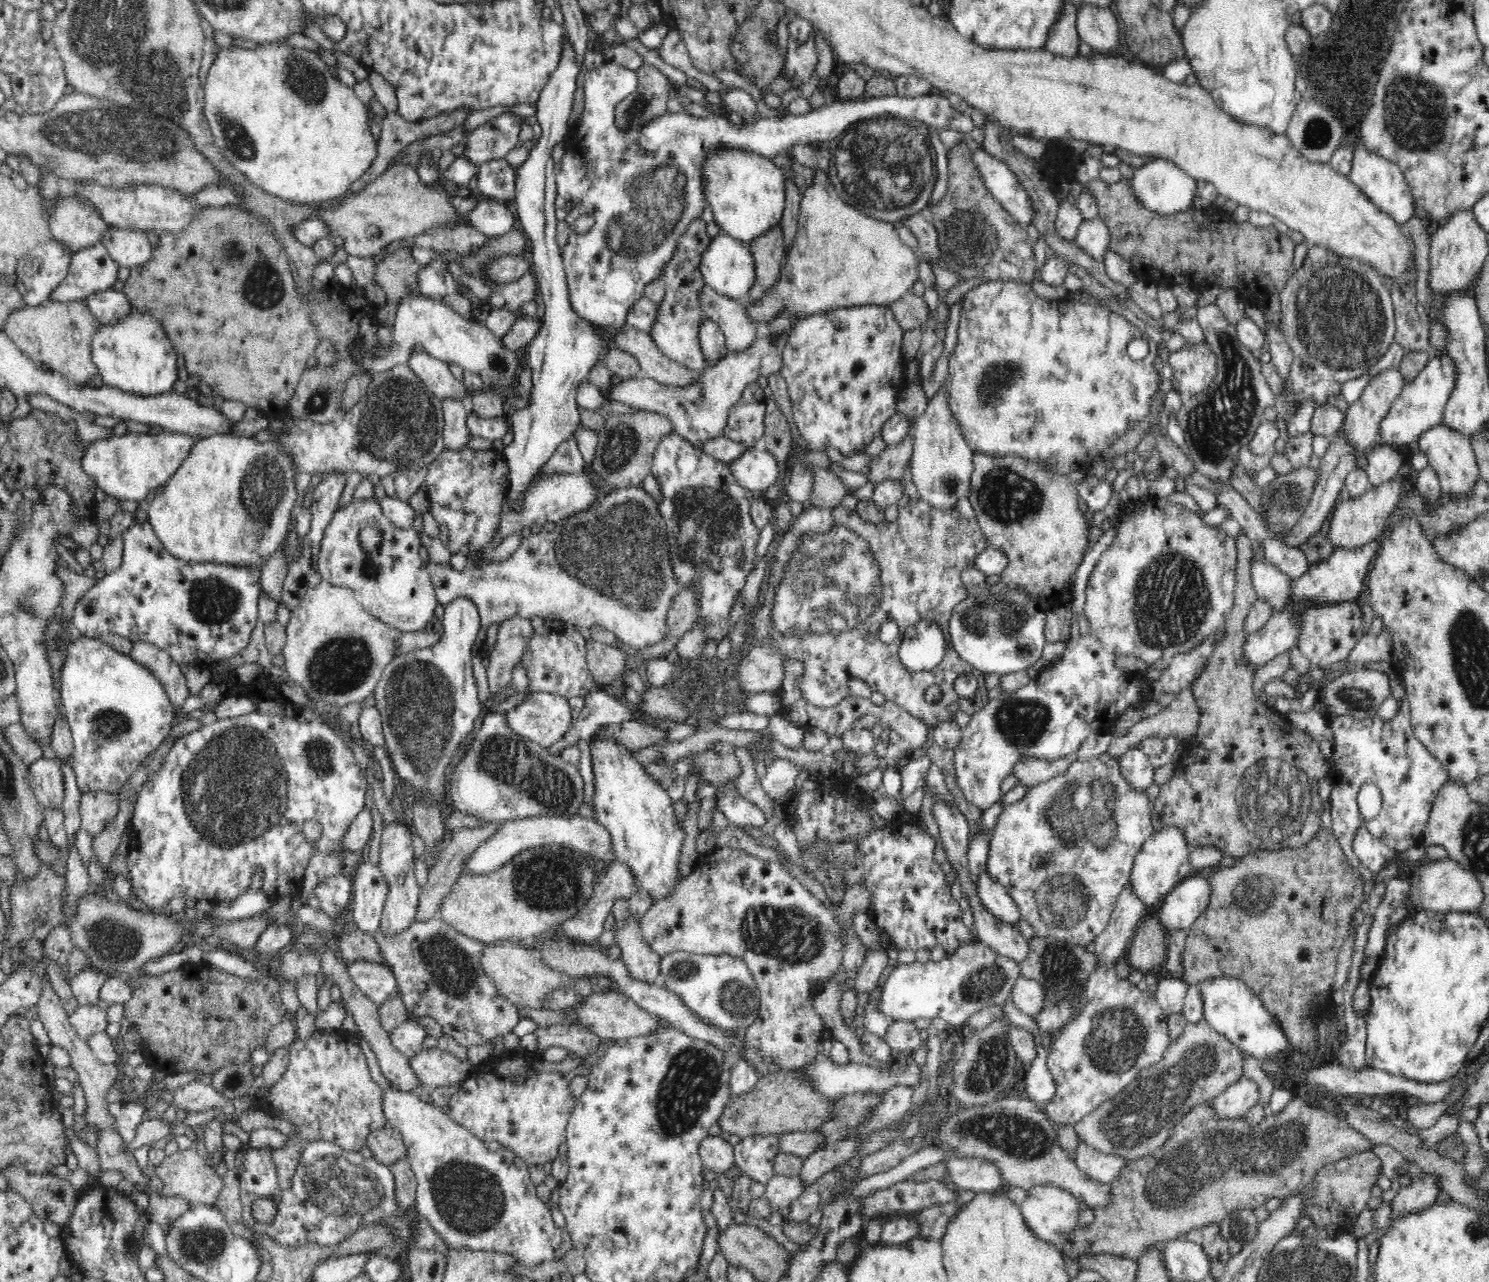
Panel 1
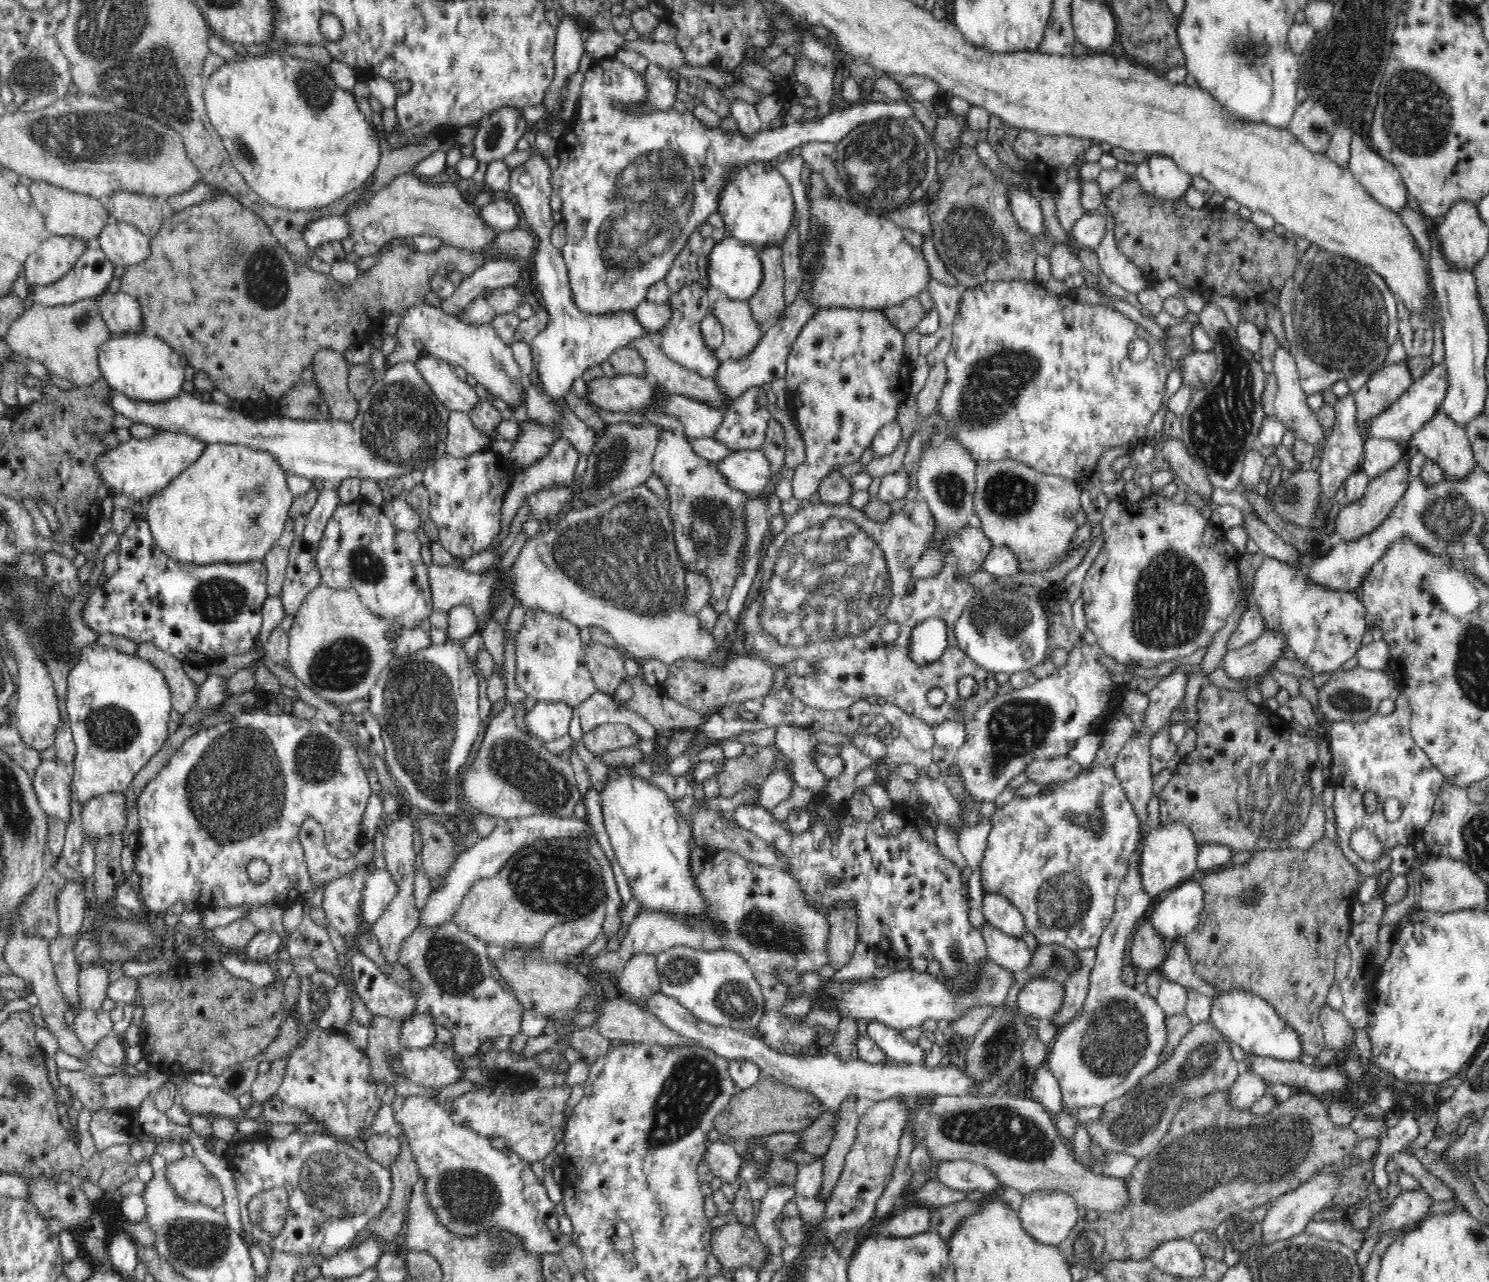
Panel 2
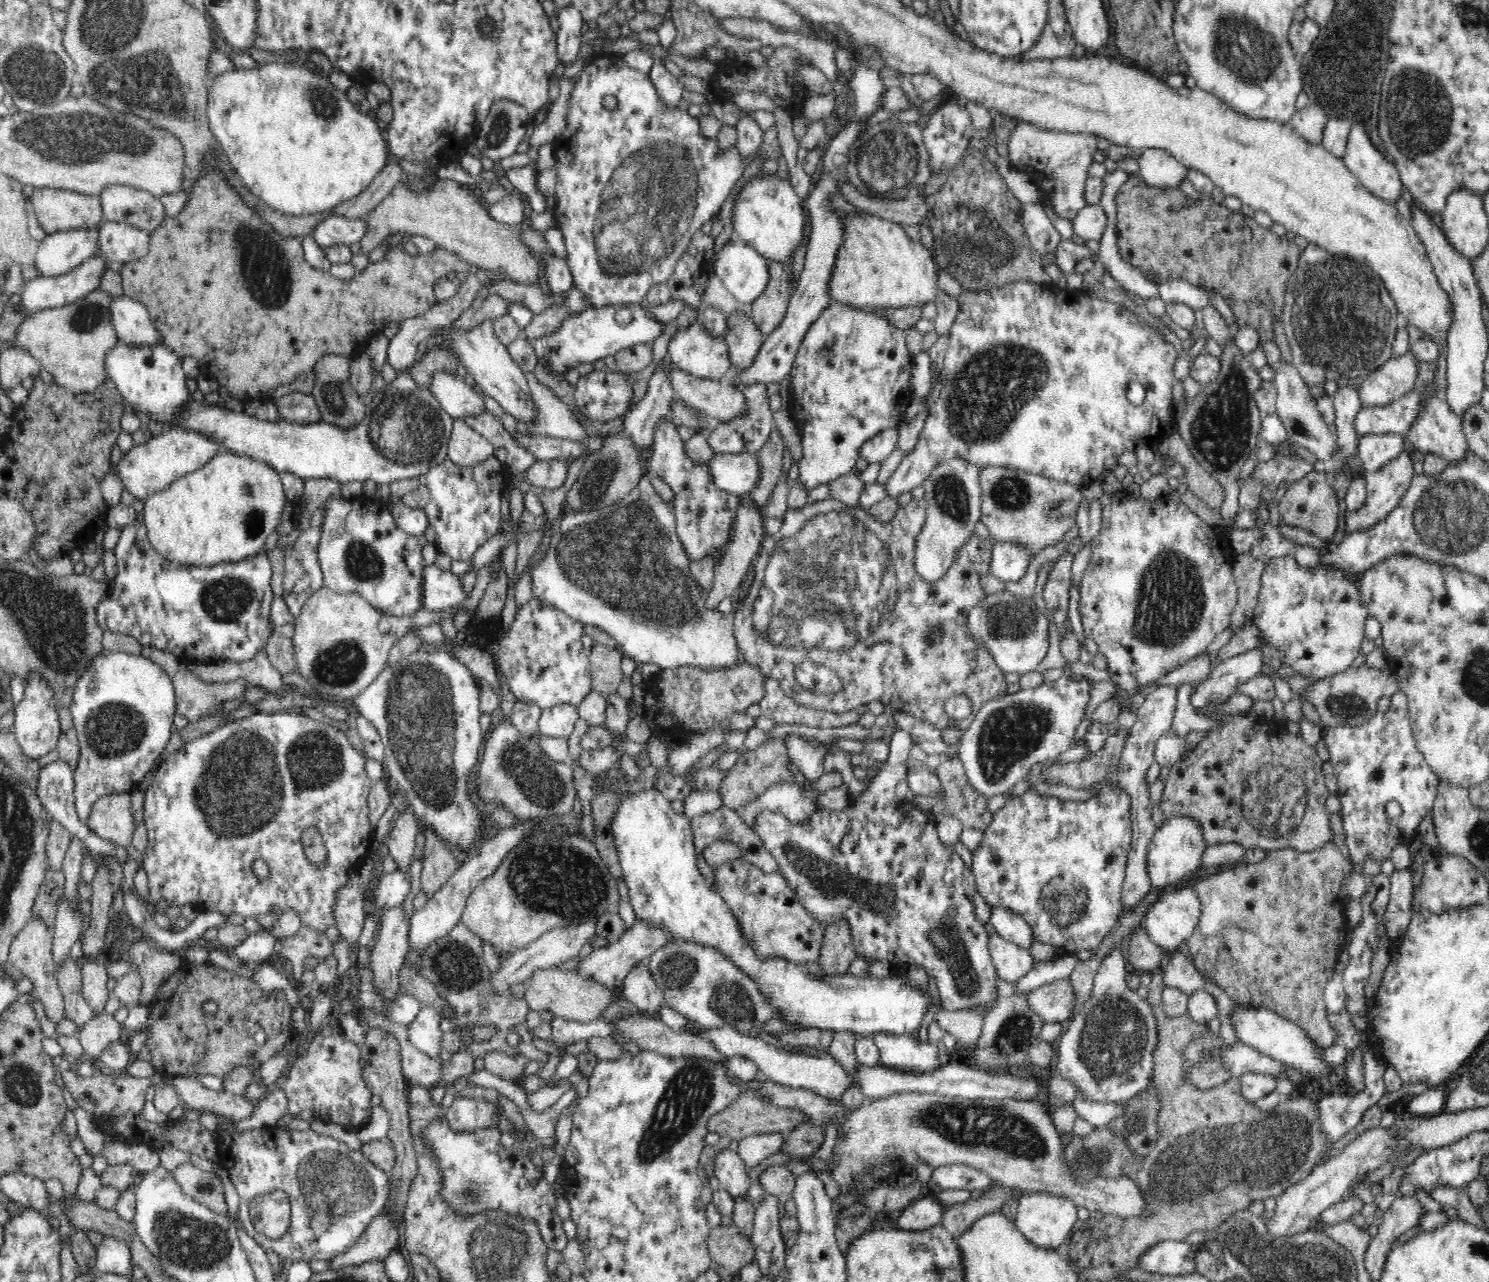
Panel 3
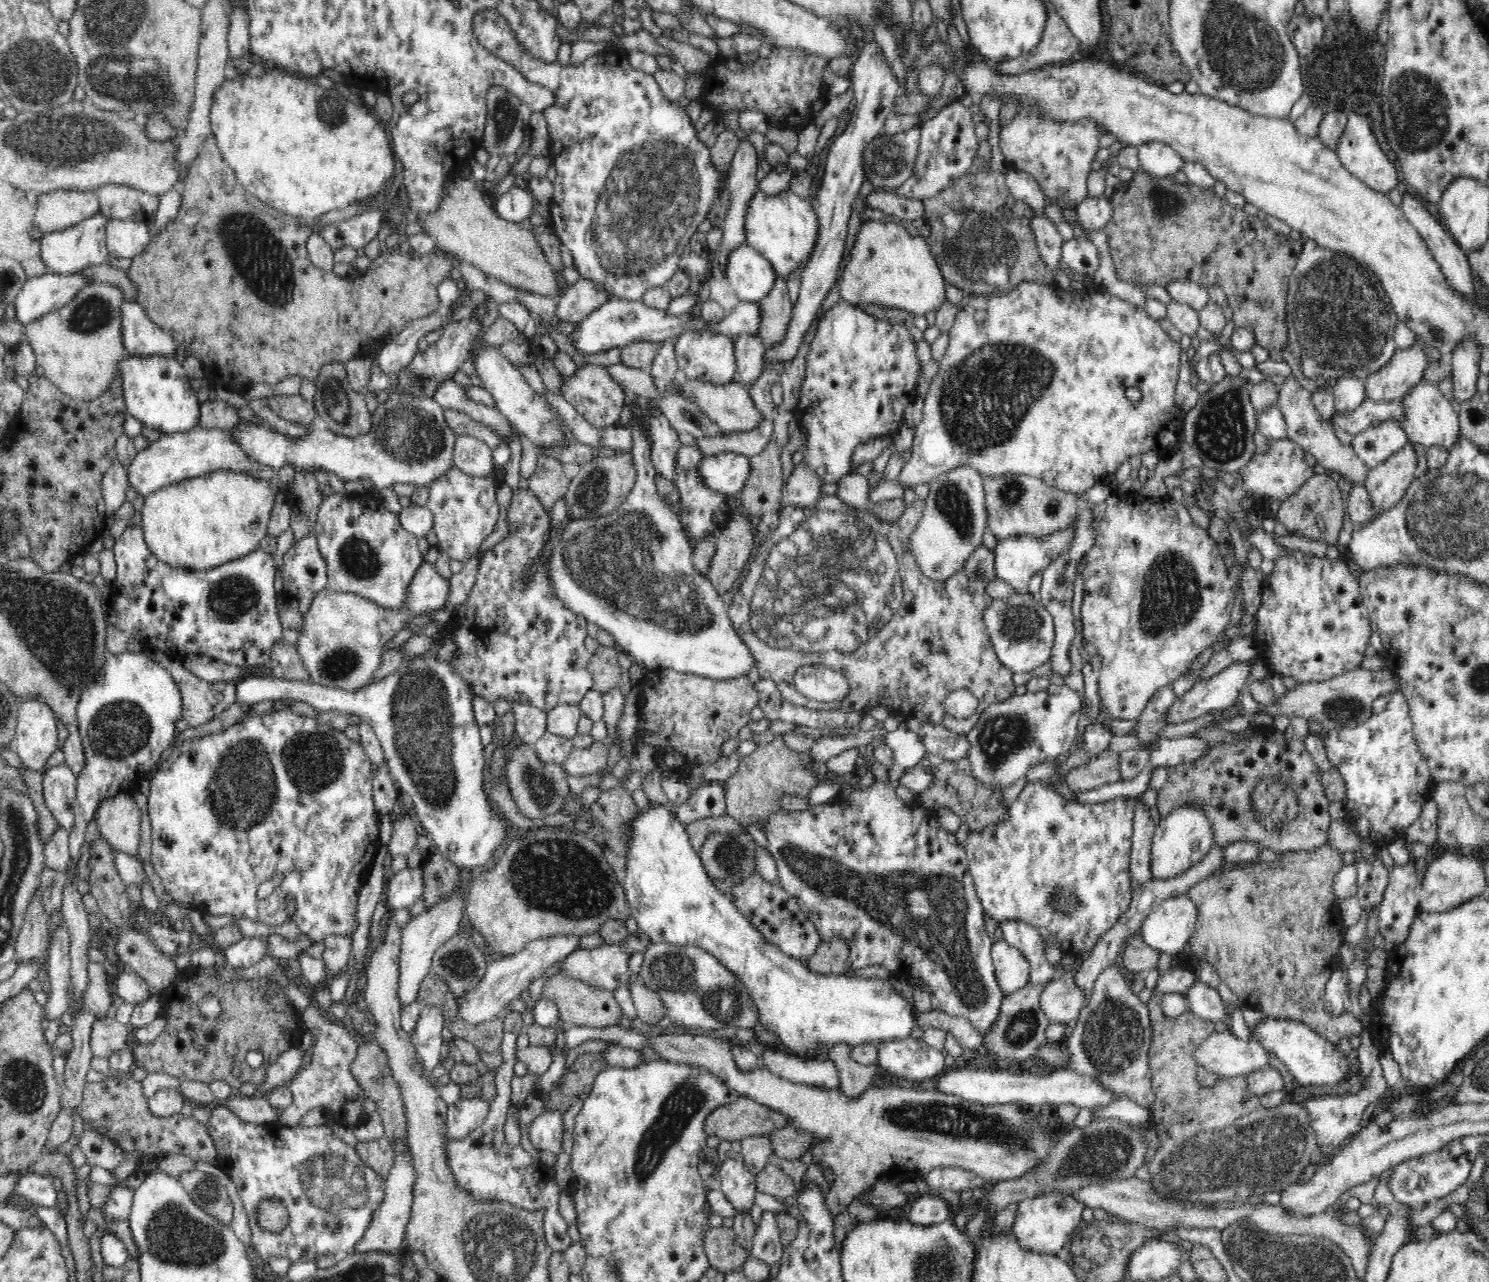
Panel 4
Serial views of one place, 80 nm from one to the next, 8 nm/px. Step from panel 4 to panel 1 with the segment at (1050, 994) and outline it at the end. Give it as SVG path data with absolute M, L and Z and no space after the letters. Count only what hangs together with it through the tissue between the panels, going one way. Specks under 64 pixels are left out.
M1020 976L1012 986L1009 1000L1024 1014L1036 1016L1044 1008L1044 986L1034 979Z

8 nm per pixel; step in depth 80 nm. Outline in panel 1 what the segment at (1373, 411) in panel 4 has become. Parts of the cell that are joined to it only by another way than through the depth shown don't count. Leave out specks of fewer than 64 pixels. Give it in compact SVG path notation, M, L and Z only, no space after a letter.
M1444 352L1441 356L1432 356L1428 364L1418 372L1418 376L1405 383L1388 414L1381 420L1379 435L1383 442L1389 445L1410 444L1423 432L1441 424L1444 407L1454 390L1456 375L1455 360L1449 354Z

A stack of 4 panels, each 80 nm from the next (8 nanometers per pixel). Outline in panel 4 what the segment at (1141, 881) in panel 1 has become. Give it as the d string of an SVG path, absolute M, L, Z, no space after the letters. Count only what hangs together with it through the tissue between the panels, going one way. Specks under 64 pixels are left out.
M1181 807L1161 816L1158 824L1155 824L1150 850L1153 880L1166 881L1184 873L1202 861L1214 845L1212 828L1209 828L1209 822L1200 809Z

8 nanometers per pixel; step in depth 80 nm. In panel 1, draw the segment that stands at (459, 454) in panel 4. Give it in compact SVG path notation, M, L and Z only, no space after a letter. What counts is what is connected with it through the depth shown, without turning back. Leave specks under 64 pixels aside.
M446 398L442 400L442 411L444 411L444 430L443 441L445 448L450 450L459 450L460 448L468 447L470 440L470 431L466 424L466 416L470 410L465 402Z

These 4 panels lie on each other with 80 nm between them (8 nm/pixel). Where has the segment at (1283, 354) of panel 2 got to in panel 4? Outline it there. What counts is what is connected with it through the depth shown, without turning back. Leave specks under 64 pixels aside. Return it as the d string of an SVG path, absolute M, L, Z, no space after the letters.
M1287 377L1288 380L1278 391L1279 397L1277 405L1284 415L1287 426L1287 437L1298 443L1306 452L1316 459L1327 472L1335 472L1337 476L1344 476L1351 485L1364 486L1364 480L1369 469L1365 463L1354 452L1351 445L1343 444L1334 433L1334 428L1330 422L1325 421L1323 416L1315 409L1311 399L1311 393L1306 391L1297 379Z

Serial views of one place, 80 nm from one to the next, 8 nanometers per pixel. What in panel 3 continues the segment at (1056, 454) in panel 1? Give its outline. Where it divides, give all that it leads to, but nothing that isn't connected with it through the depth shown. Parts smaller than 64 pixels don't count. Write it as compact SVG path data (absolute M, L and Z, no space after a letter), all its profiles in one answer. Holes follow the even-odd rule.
M1017 280L988 289L963 289L957 298L959 312L948 333L949 347L943 358L943 366L927 399L928 415L913 451L905 456L900 464L896 464L891 477L884 484L888 497L897 498L900 494L920 486L928 478L928 474L932 474L932 470L937 464L954 458L966 459L980 470L985 467L1011 467L1040 474L1044 478L1070 482L1079 488L1088 487L1091 482L1098 479L1104 470L1113 470L1123 452L1135 451L1140 446L1157 448L1166 435L1177 430L1172 398L1172 386L1175 384L1174 362L1179 356L1176 347L1164 340L1164 336L1154 326L1142 324L1136 314L1127 310L1126 307L1116 306L1114 301L1100 297L1086 297L1080 290L1072 289L1070 292L1072 293L1072 306L1066 306L1066 292L1062 292L1061 288L1047 282L1033 283L1027 280ZM1130 382L1140 382L1144 386L1145 398L1140 405L1135 406L1126 399L1126 386Z

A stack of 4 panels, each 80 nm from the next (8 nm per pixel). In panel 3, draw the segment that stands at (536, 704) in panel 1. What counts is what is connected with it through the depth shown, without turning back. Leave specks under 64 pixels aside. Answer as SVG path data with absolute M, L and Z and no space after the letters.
M559 705L542 709L539 733L546 738L570 737L579 719L578 710L572 705Z

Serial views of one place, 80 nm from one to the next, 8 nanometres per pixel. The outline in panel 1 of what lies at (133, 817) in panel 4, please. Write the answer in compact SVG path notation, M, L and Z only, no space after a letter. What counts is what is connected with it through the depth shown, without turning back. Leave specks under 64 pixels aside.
M104 791L82 793L79 807L81 827L92 837L100 834L118 815L119 801L116 793Z

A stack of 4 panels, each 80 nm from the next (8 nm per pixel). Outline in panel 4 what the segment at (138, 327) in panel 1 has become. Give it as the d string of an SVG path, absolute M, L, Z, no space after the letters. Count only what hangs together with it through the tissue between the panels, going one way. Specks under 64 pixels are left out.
M126 354L115 364L115 372L121 377L127 413L161 434L192 430L200 422L200 407L196 392L190 387L181 359L164 354Z

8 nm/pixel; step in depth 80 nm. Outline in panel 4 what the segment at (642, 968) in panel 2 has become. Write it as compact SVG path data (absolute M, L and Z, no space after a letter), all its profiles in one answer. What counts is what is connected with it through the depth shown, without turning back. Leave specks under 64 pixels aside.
M637 979L627 986L629 987L637 1017L644 1024L658 1026L660 1020L667 1015L667 1010L664 1008L663 1002L660 1000L659 995L656 994L656 991L647 986L643 979Z

